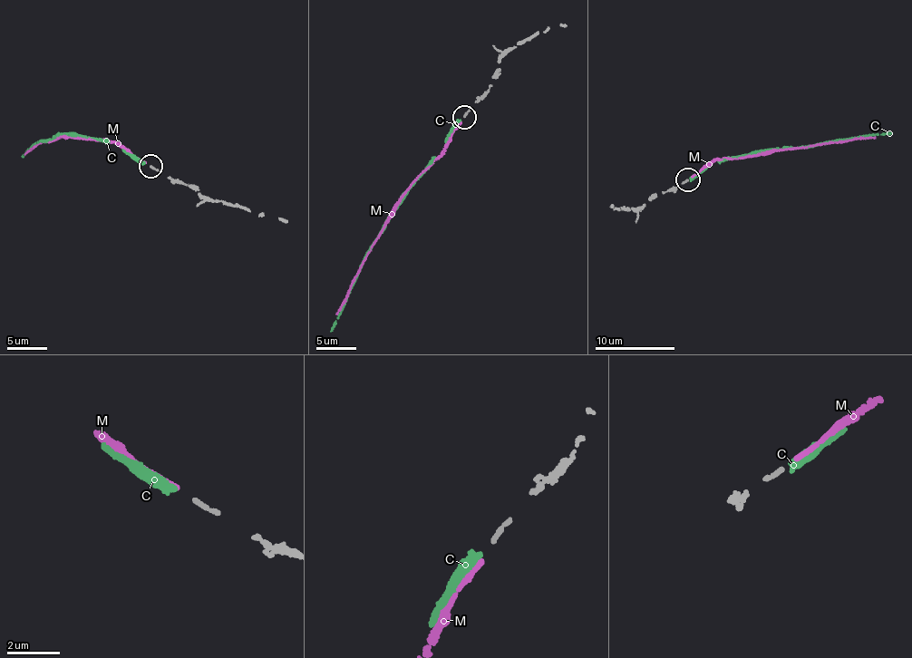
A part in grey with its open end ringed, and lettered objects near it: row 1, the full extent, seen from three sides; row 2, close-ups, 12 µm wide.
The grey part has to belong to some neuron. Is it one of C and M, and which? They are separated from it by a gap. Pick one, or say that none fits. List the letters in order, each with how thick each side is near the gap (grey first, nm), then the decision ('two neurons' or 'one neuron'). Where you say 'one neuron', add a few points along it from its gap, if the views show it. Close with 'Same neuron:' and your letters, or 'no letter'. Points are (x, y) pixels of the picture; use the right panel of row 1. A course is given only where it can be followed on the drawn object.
C: 150 nm thick on the grey side, 320 nm on the other; two neurons
M: 150 nm thick on the grey side, 160 nm on the other; one neuron; it runs (690, 178), (714, 161), (876, 137)
Same neuron: M

